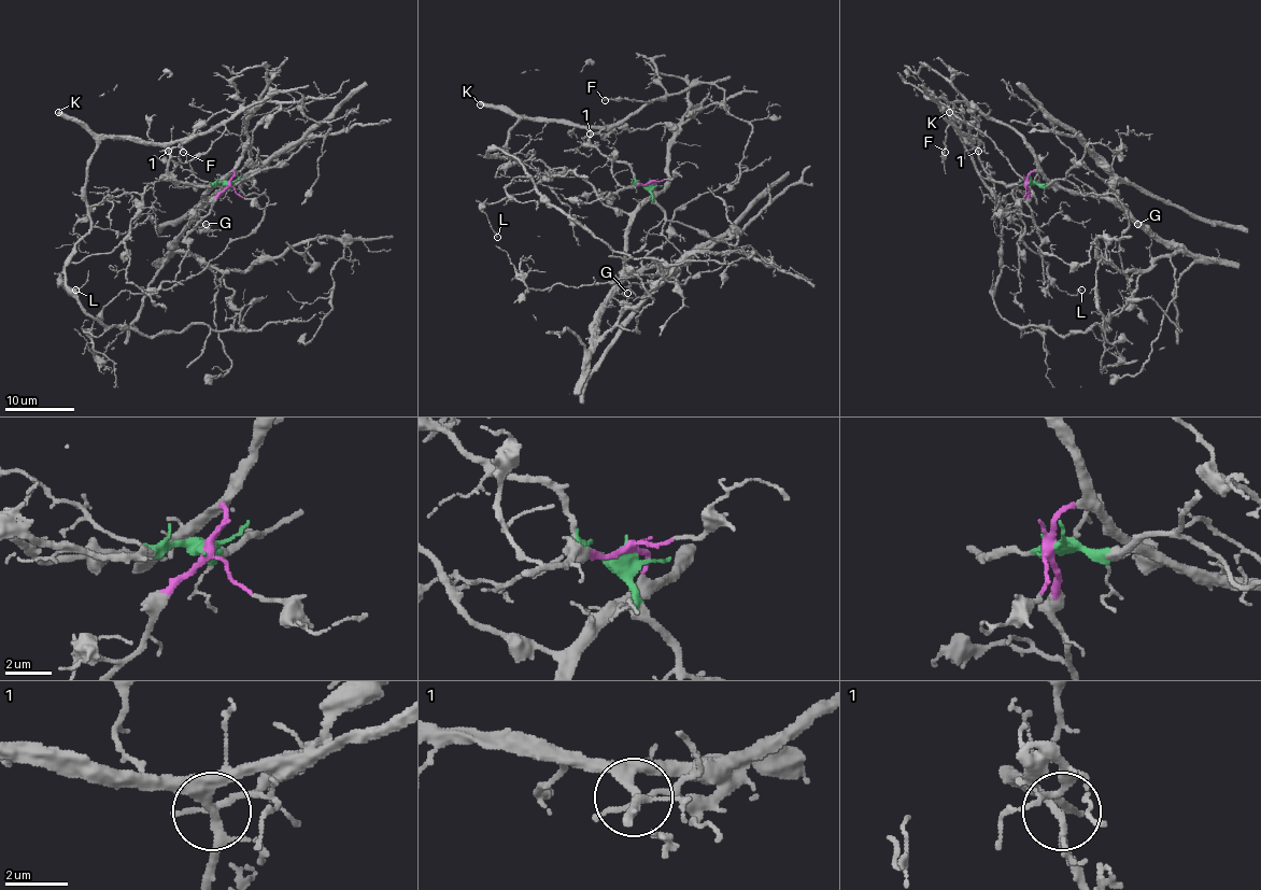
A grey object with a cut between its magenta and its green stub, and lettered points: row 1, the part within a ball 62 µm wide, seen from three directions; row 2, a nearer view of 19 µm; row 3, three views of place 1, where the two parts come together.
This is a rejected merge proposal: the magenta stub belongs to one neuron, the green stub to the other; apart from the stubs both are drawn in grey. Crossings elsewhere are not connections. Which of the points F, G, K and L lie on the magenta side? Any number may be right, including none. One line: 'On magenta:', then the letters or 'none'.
On magenta: G, L

